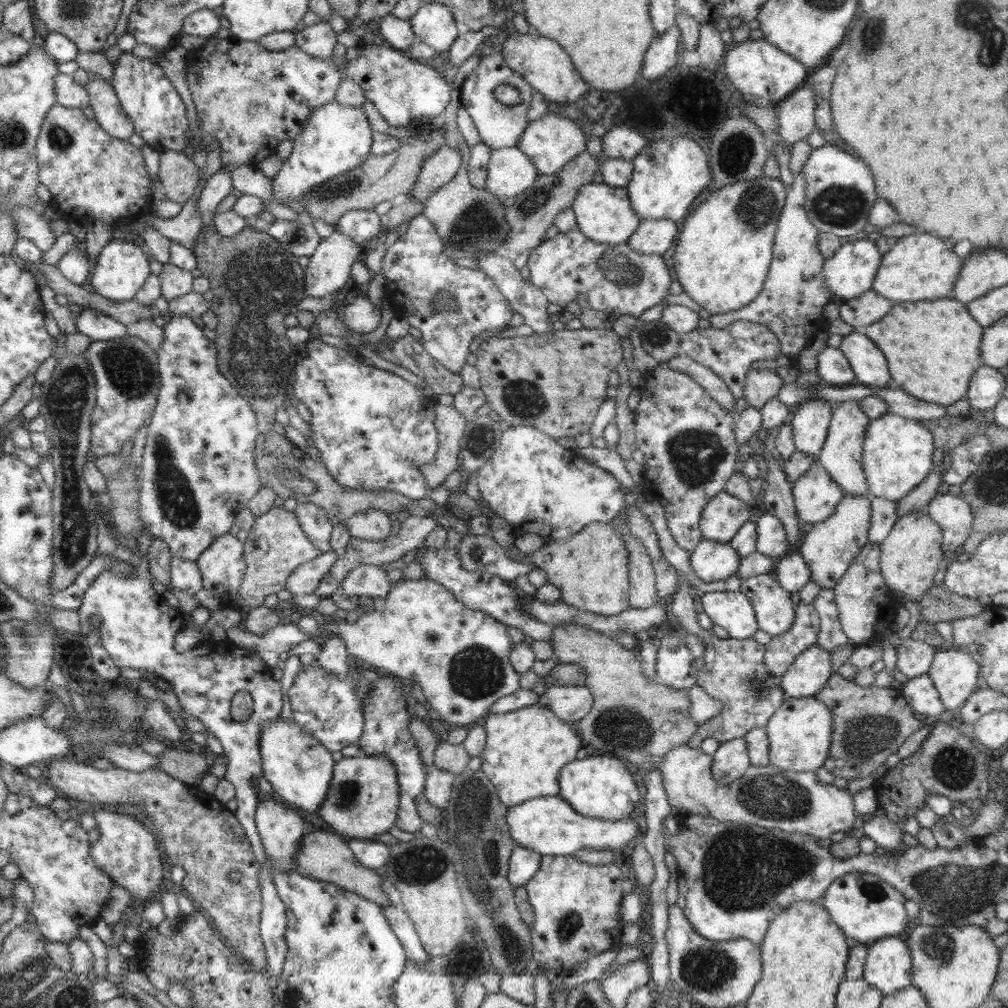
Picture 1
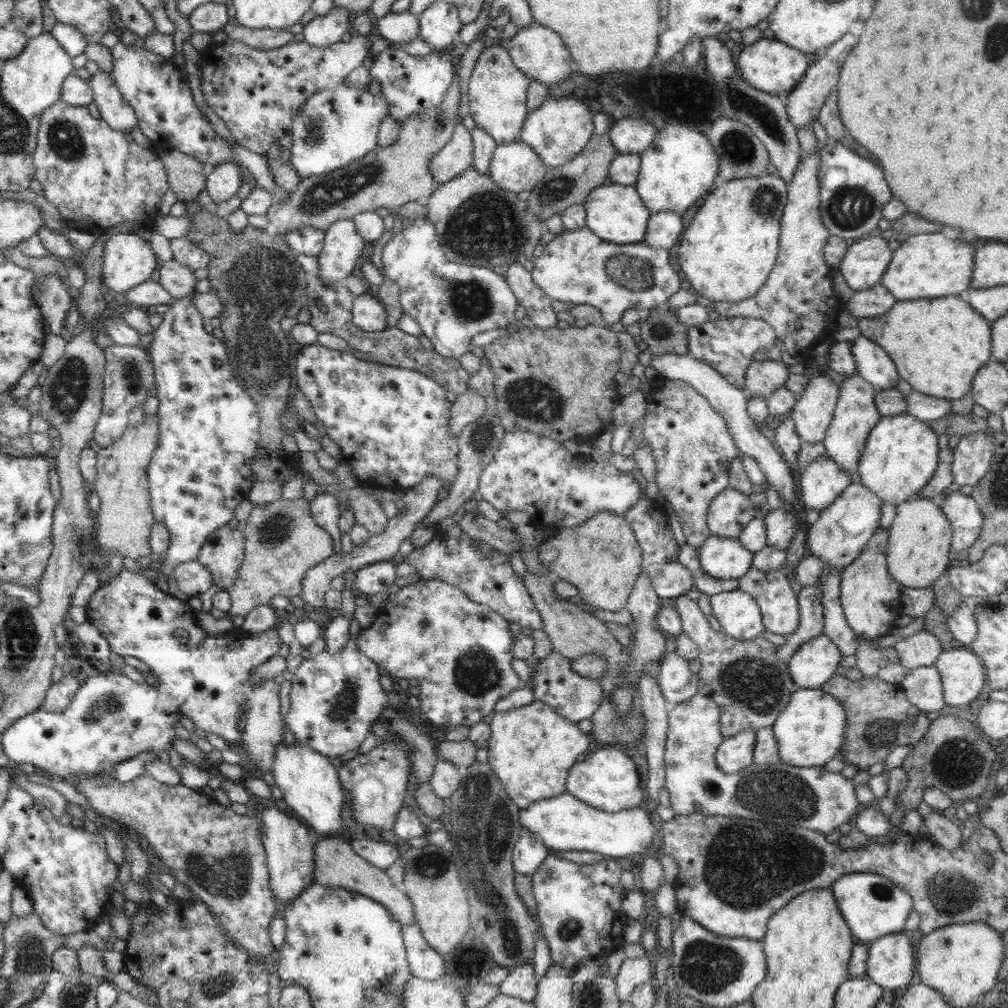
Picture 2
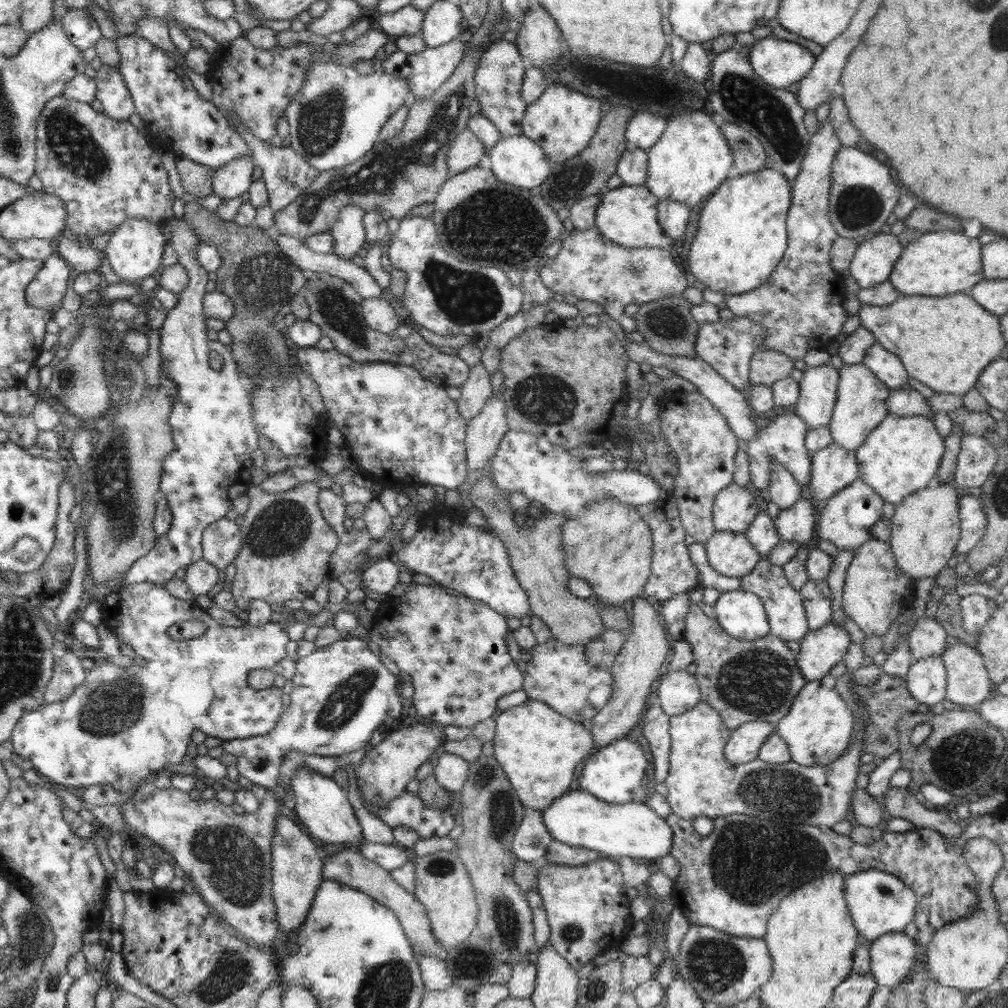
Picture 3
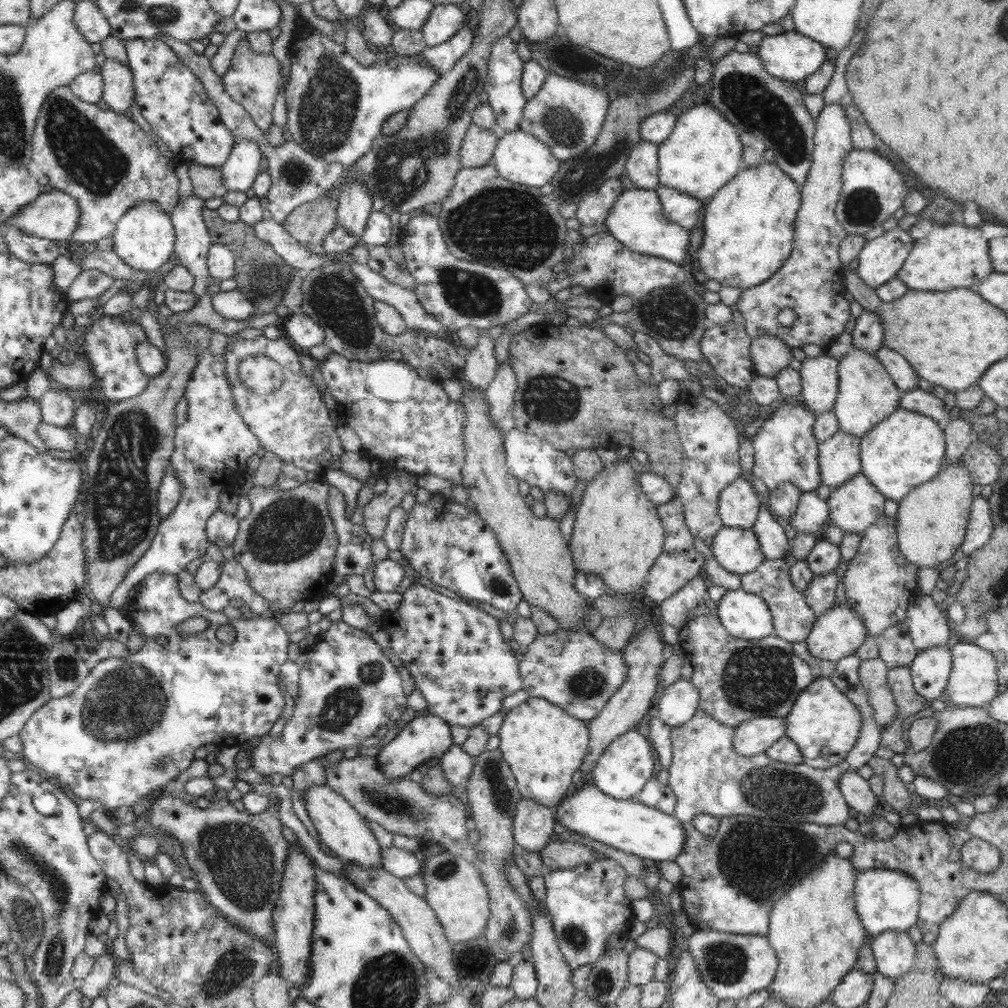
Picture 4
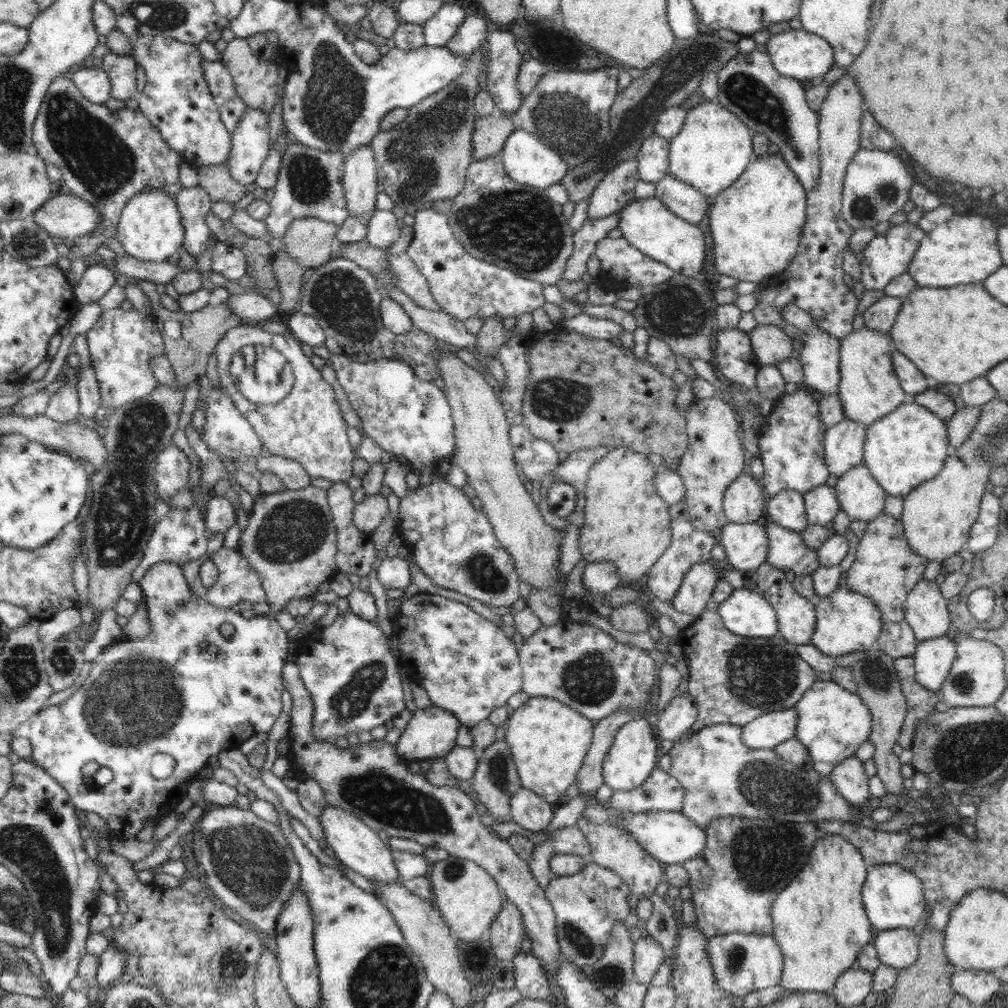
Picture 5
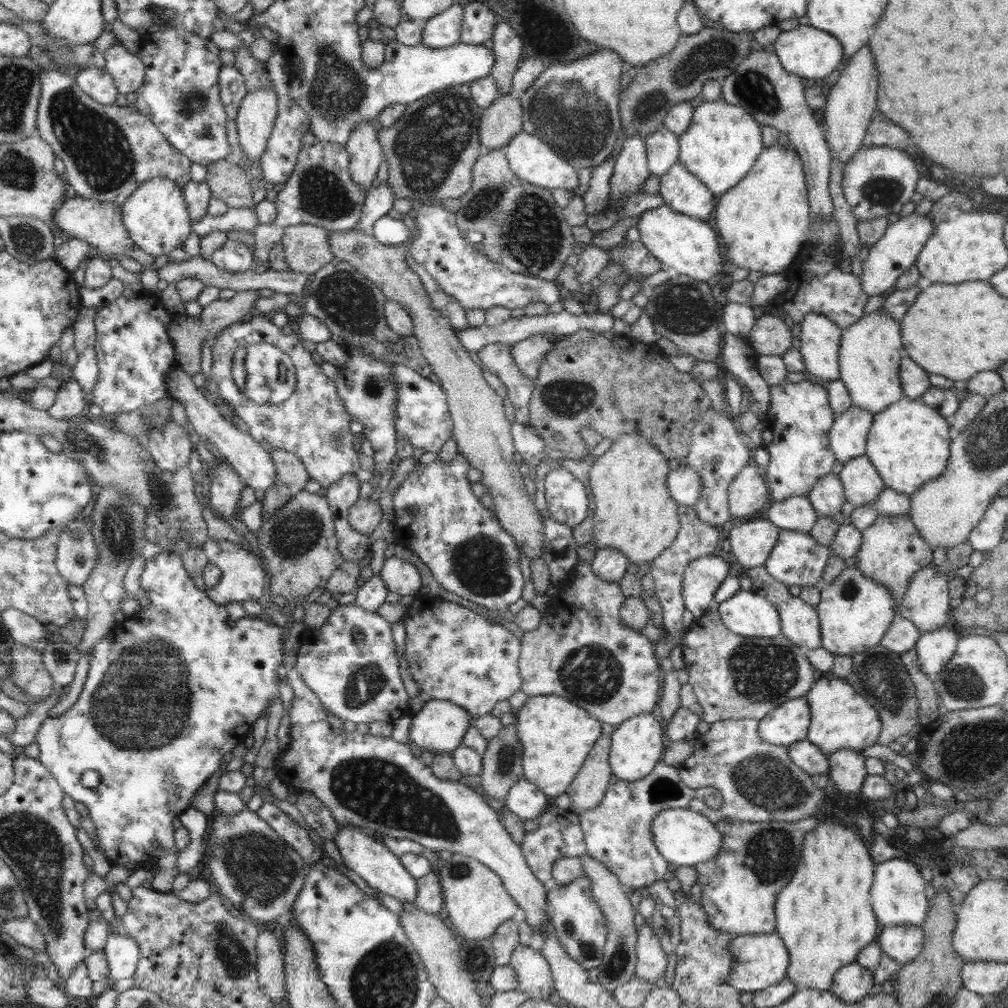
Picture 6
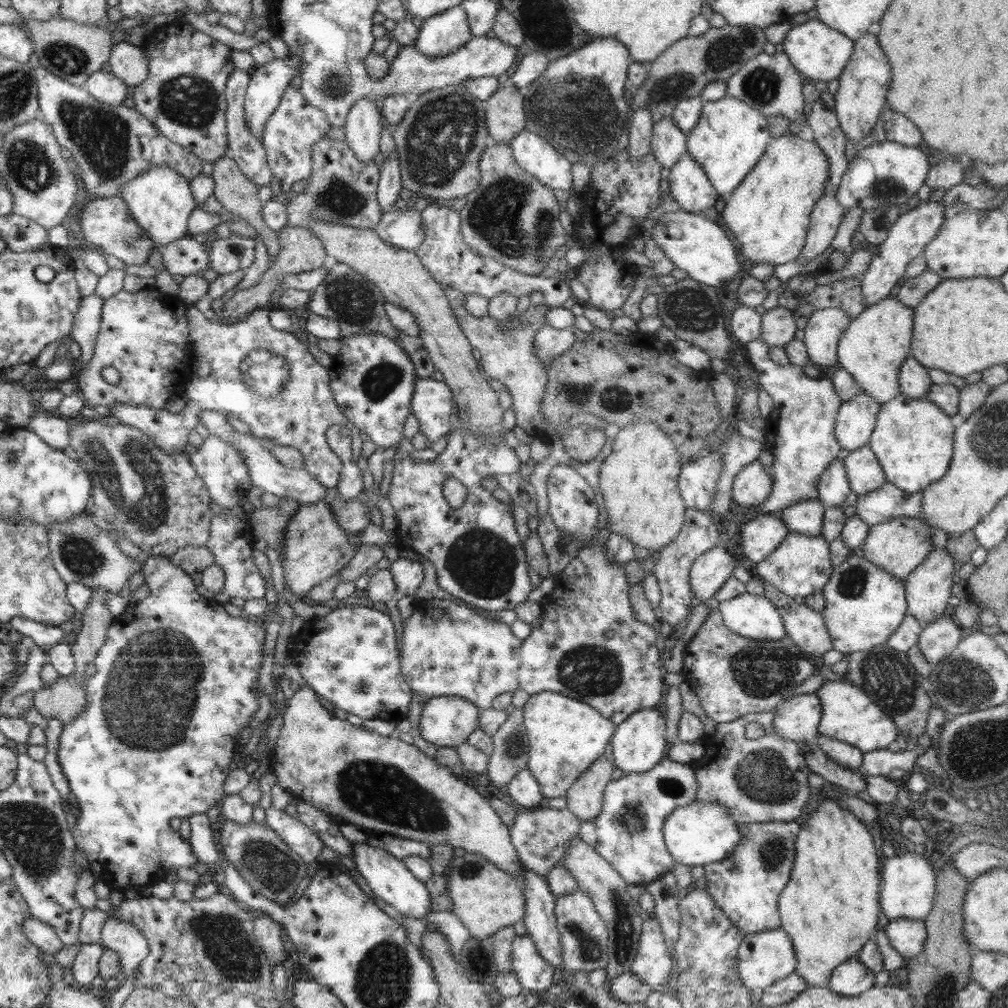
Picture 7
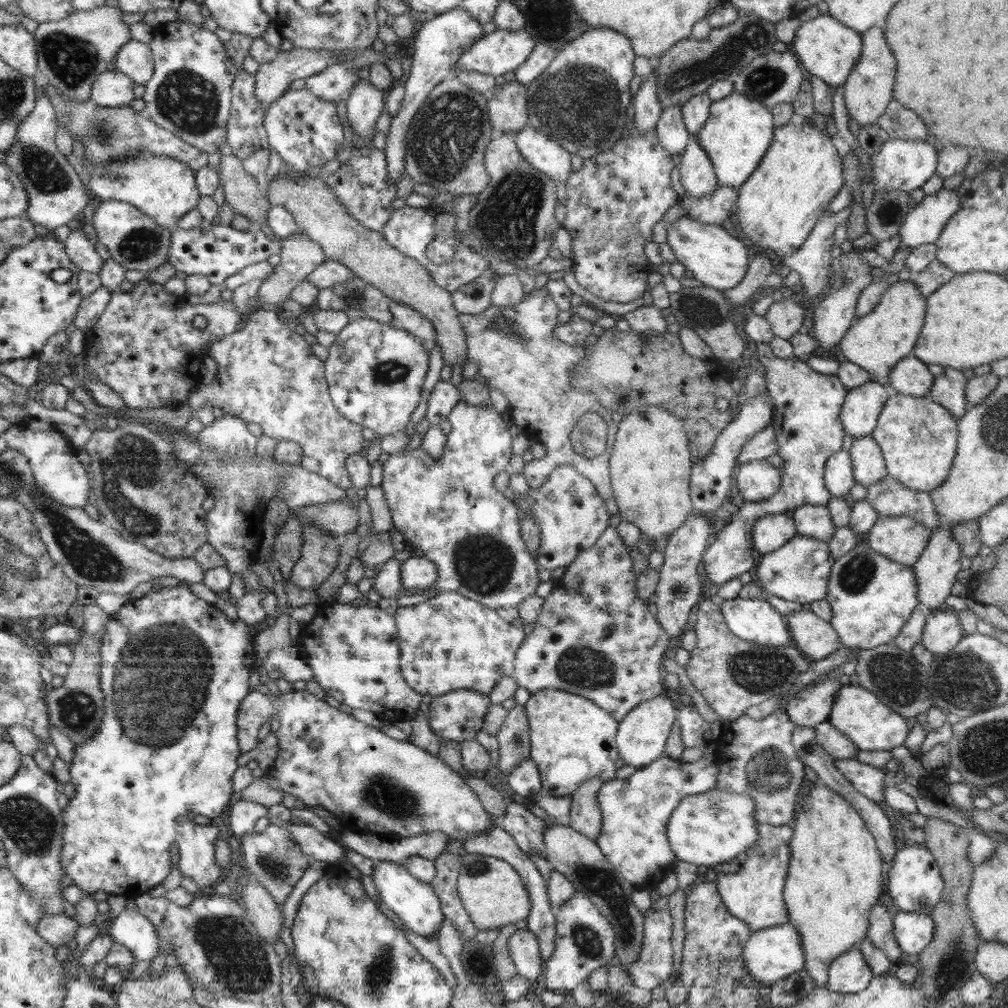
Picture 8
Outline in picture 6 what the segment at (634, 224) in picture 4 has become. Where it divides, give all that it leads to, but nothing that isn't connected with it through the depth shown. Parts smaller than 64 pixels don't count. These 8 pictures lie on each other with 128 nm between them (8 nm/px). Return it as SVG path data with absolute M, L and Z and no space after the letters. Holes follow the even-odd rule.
M660 204L658 208L644 210L636 227L640 242L665 268L674 268L681 275L709 283L715 282L718 274L724 272L726 259L723 256L723 244L716 230L706 220L674 212L665 204Z

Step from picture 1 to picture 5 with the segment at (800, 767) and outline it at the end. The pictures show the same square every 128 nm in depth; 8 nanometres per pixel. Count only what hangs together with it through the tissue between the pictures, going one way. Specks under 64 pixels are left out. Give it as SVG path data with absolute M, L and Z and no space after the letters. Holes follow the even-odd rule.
M819 676L814 681L794 709L798 711L795 738L808 748L812 768L820 776L828 777L836 764L854 755L862 742L869 740L873 722L870 709L862 702L858 693L846 690L838 683L828 680L826 676Z

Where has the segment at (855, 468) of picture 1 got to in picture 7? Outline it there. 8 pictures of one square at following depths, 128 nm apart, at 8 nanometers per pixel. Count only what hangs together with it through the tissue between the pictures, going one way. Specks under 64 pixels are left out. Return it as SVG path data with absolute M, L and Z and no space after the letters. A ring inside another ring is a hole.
M892 296L866 307L864 312L850 321L840 336L837 346L838 363L856 379L856 383L864 394L874 397L880 404L901 394L898 373L905 358L910 356L912 326L914 326L914 308L904 305L898 297Z

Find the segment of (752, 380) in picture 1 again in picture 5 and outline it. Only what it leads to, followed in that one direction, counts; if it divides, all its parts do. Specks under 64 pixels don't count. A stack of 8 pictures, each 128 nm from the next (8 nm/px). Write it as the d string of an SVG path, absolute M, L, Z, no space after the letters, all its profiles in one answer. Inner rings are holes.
M759 324L748 332L759 365L777 365L792 356L792 341L779 325Z

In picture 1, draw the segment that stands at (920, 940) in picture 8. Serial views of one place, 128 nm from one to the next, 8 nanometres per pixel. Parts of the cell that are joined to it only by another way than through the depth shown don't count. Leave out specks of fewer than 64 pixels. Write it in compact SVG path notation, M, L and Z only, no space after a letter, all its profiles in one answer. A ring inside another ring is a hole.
M884 937L868 948L863 979L888 996L912 983L912 955L900 937Z

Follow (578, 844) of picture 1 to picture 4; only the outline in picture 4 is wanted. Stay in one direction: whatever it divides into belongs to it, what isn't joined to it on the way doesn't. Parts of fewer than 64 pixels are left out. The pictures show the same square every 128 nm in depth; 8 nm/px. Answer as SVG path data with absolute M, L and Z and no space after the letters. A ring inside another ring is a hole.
M584 782L576 789L572 790L566 795L557 805L556 822L559 822L566 828L566 831L573 831L582 836L588 836L592 840L598 840L608 846L613 846L622 852L648 859L655 864L658 861L672 860L682 854L684 842L686 842L686 831L682 827L682 823L674 816L660 812L655 808L650 808L646 804L640 804L637 799L618 800L604 794L598 787L594 786L592 782Z

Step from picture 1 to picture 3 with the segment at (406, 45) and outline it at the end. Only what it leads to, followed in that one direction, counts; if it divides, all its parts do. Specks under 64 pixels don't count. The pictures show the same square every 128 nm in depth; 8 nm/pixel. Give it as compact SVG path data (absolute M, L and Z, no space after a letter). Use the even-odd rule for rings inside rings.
M406 5L396 12L381 13L377 25L391 37L413 35L421 32L425 11Z

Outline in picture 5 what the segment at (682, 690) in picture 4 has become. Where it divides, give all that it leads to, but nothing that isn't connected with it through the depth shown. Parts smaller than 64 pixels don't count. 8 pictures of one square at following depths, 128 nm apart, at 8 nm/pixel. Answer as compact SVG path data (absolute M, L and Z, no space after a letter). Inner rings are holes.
M676 694L666 708L659 710L660 720L656 724L658 736L666 740L678 740L688 733L698 719L698 708L694 698Z

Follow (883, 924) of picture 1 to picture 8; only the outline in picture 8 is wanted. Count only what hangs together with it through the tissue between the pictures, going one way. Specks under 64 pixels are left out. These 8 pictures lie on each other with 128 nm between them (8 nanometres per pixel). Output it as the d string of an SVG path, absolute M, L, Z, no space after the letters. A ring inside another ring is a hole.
M915 844L899 850L893 864L885 871L885 898L893 910L931 914L942 898L944 881L933 854L924 845Z

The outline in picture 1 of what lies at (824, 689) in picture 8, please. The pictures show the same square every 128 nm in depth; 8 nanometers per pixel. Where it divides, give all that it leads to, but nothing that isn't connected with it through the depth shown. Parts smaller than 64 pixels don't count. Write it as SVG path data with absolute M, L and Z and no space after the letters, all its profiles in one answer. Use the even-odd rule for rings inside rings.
M739 737L720 743L711 763L711 771L716 782L730 785L742 777L750 766L746 739Z

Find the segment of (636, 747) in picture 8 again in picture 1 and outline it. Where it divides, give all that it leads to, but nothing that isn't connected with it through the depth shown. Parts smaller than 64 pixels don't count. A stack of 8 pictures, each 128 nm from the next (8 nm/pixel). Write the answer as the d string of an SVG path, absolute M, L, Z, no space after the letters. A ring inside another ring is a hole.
M590 754L569 762L558 776L559 796L578 813L598 819L616 821L637 814L640 792L634 781L634 770L612 754Z

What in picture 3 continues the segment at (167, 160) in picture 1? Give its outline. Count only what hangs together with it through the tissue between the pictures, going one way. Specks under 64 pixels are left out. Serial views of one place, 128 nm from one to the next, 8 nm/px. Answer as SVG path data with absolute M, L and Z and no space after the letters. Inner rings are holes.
M185 157L176 158L175 163L186 193L197 199L213 194L211 181L215 172L214 169Z

